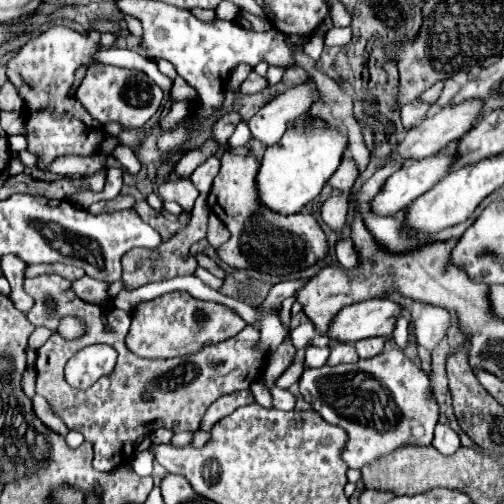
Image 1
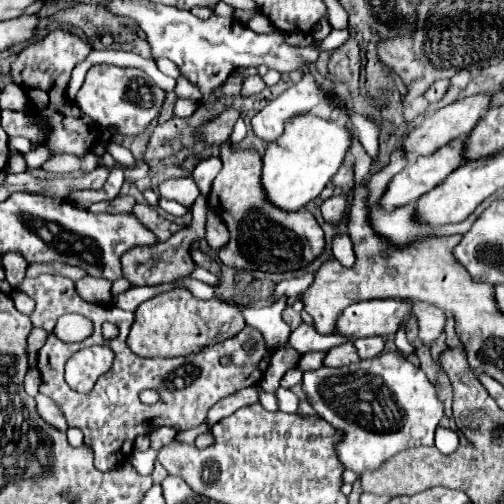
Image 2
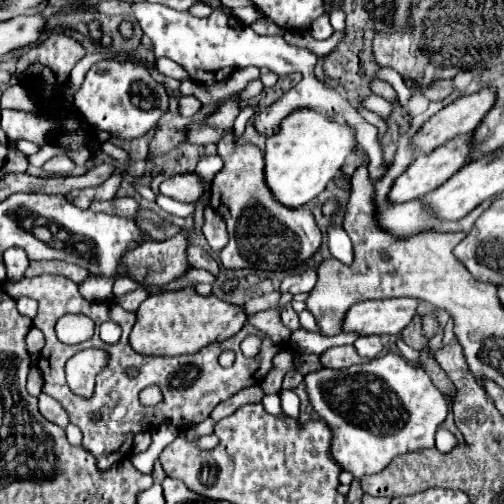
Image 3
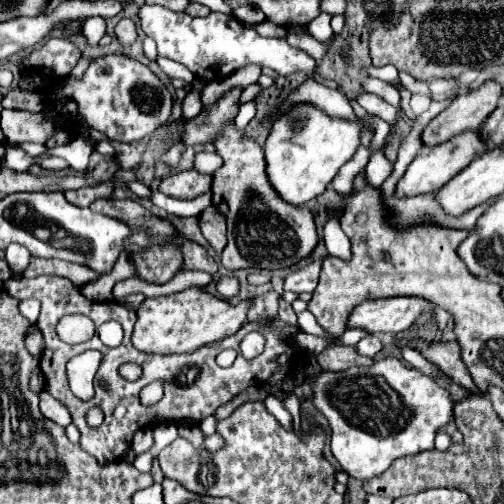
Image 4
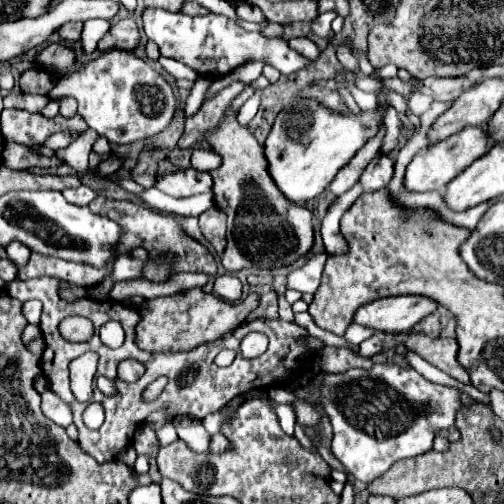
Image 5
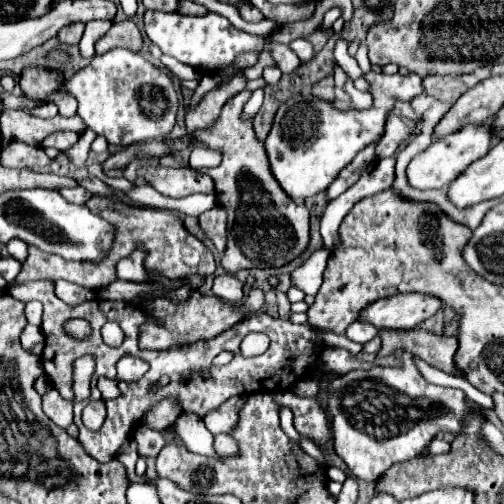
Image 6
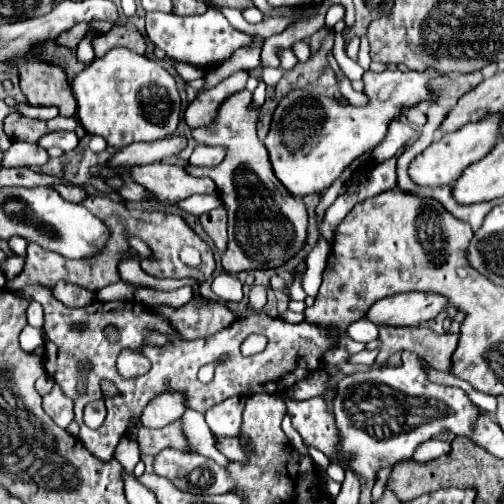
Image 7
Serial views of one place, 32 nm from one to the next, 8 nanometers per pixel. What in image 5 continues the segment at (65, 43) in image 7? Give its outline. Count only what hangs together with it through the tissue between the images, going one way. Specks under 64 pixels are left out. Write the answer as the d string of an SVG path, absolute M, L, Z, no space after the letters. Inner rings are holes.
M70 22L66 26L60 28L60 38L64 42L78 42L80 40L80 34L82 34L82 22Z

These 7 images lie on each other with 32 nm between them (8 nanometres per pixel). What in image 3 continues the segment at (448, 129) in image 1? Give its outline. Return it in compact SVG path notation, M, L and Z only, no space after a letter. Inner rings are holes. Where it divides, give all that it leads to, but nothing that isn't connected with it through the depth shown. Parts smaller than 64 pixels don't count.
M492 86L456 98L416 132L414 144L418 146L418 152L432 152L454 136L466 136L468 132L474 132L494 104L496 88Z

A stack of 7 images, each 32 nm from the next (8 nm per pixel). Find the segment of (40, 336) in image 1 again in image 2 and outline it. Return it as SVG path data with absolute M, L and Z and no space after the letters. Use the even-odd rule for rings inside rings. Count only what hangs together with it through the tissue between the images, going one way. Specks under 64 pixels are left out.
M34 327L27 338L28 352L37 353L45 344L47 332L42 328Z

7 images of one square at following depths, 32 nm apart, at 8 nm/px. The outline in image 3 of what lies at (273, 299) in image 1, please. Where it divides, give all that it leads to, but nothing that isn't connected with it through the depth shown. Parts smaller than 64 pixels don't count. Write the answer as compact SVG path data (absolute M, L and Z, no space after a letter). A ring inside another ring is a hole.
M308 268L300 274L288 276L286 280L282 280L282 292L290 292L290 294L310 292L316 284L316 276L318 276L318 268Z

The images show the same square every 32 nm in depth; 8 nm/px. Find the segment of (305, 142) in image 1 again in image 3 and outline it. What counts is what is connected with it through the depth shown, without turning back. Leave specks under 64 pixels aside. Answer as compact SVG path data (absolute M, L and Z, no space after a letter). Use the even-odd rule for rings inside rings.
M310 108L294 110L280 122L280 130L266 140L266 184L278 202L300 208L334 180L356 144L356 130L350 124L328 120Z

